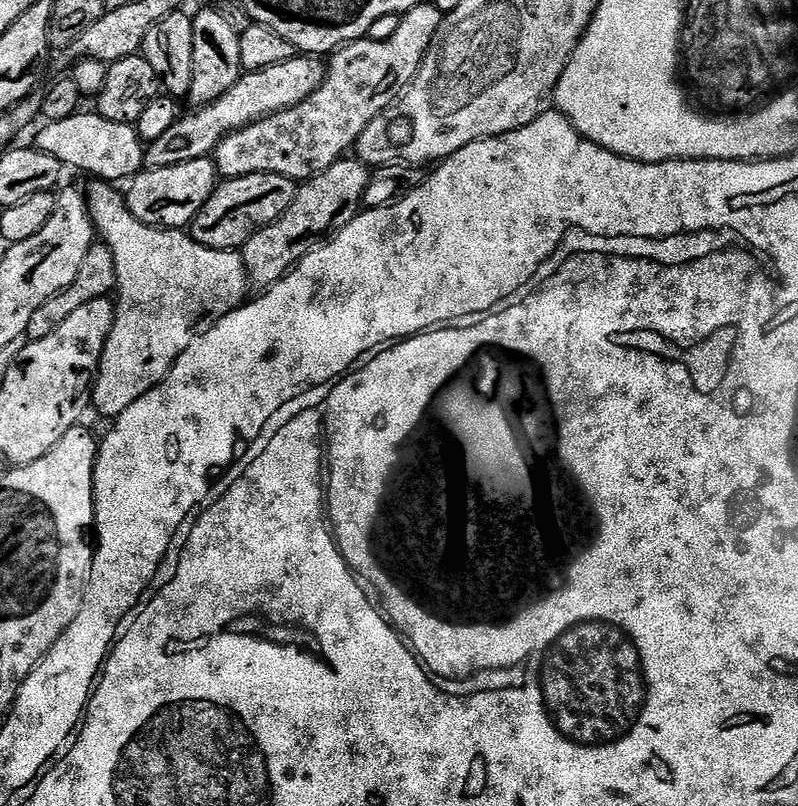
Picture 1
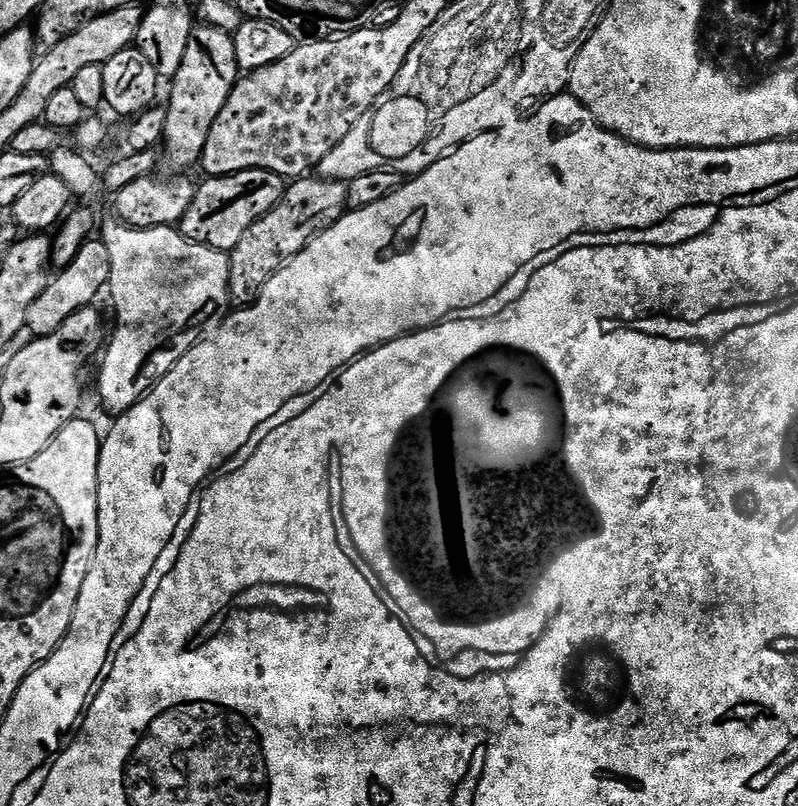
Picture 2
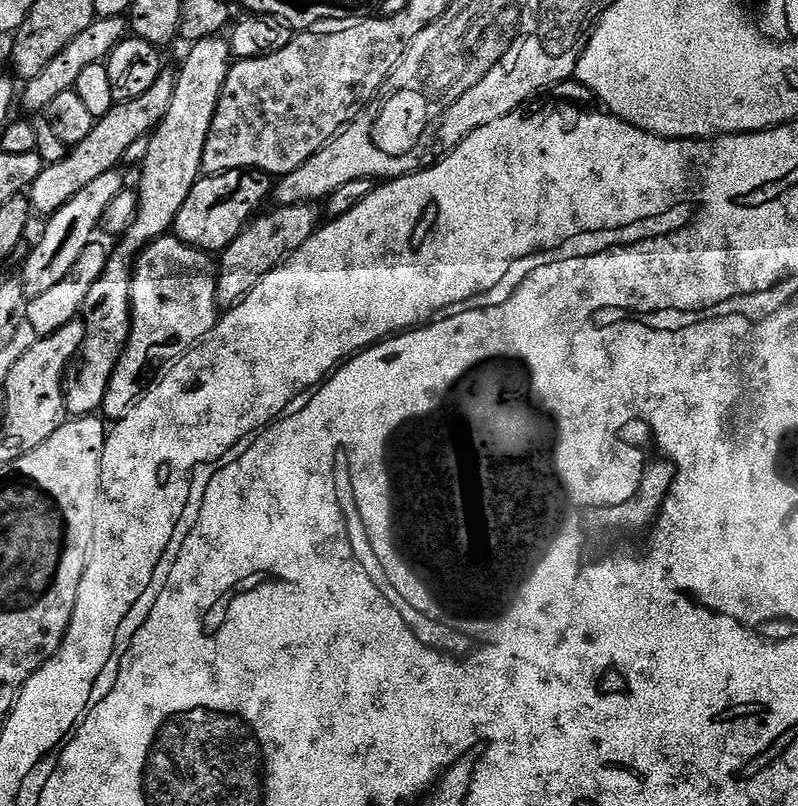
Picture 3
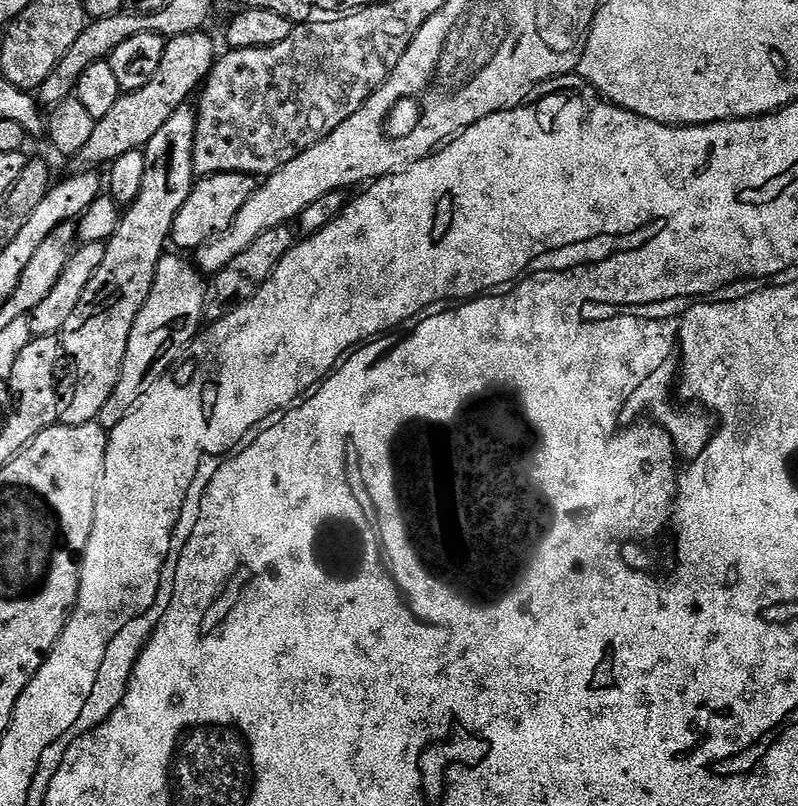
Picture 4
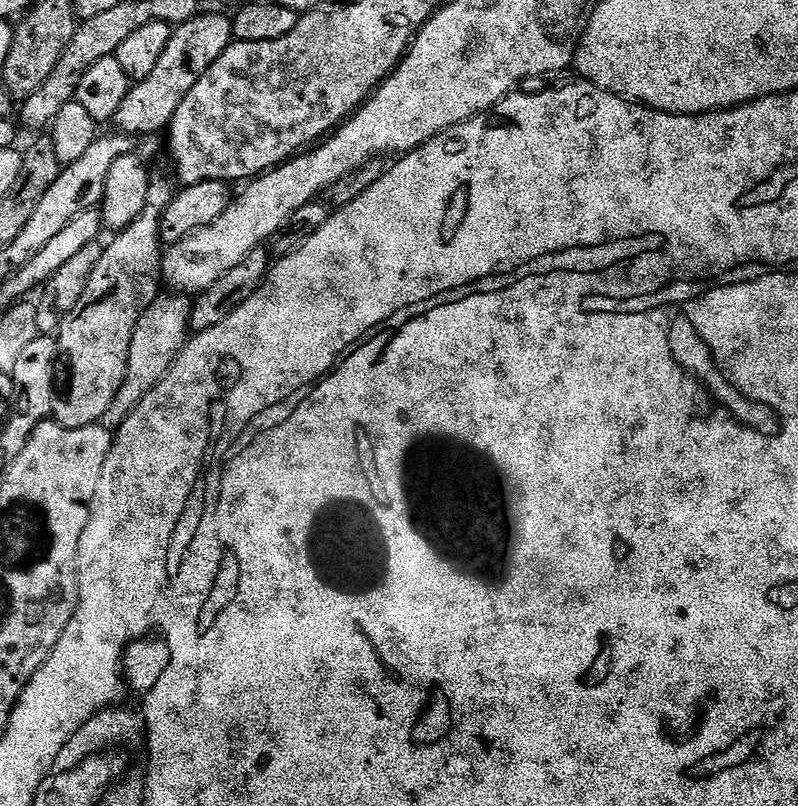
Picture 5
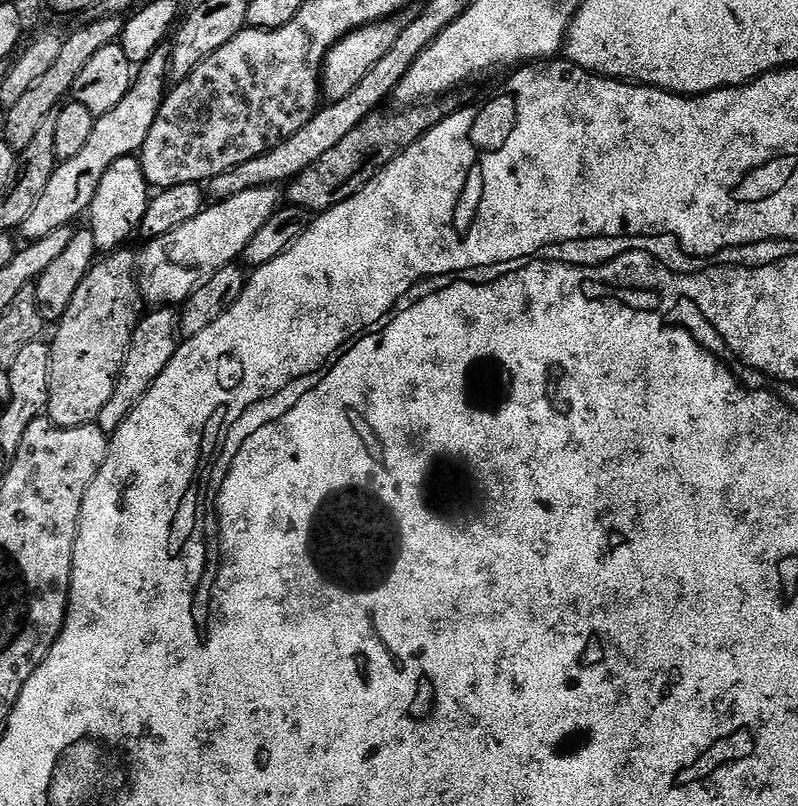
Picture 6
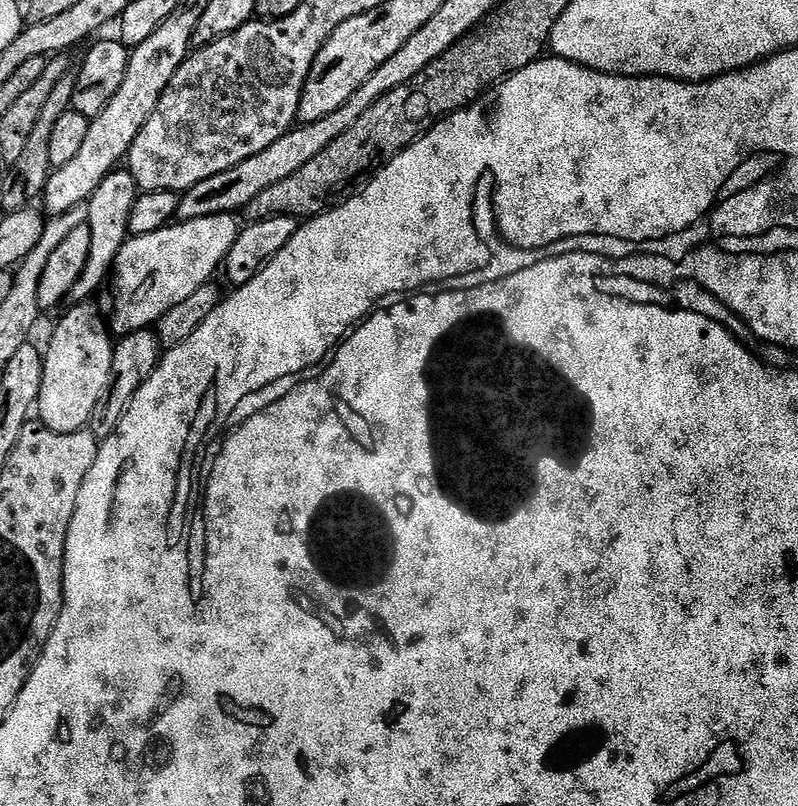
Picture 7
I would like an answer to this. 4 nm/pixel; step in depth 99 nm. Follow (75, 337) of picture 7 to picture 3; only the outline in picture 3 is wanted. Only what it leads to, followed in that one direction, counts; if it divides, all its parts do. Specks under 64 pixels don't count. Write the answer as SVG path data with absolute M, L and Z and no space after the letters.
M220 36L197 40L189 48L192 49L184 65L176 72L170 110L166 110L166 118L162 118L156 131L147 137L146 158L139 169L140 188L134 222L119 237L117 244L120 245L109 255L102 278L94 282L84 303L84 340L78 351L80 365L76 368L76 377L73 380L71 377L64 389L64 407L72 418L91 416L103 409L108 383L132 328L132 270L136 257L161 236L169 235L178 210L182 210L182 202L186 202L202 175L200 167L202 150L206 150L206 134L210 134L218 98L234 57L229 41Z

